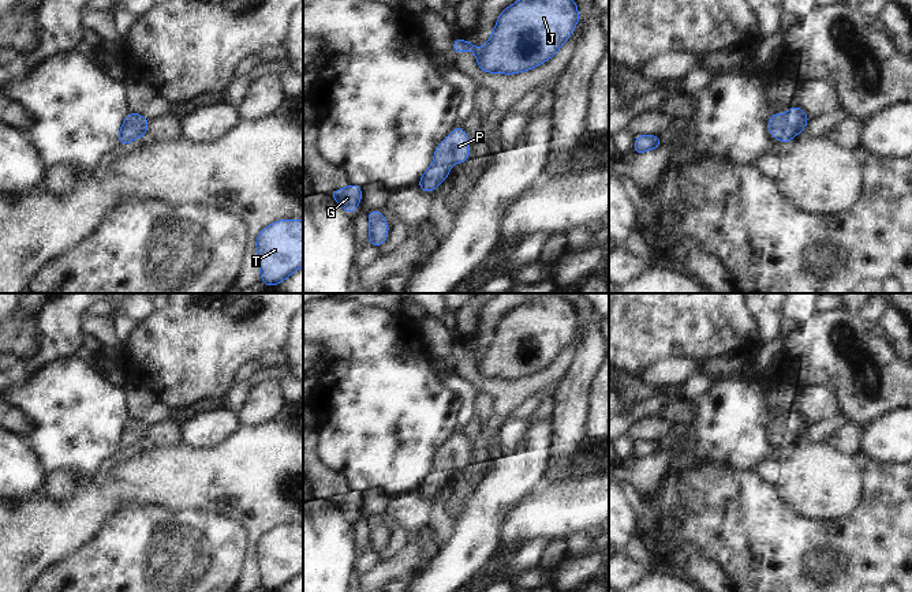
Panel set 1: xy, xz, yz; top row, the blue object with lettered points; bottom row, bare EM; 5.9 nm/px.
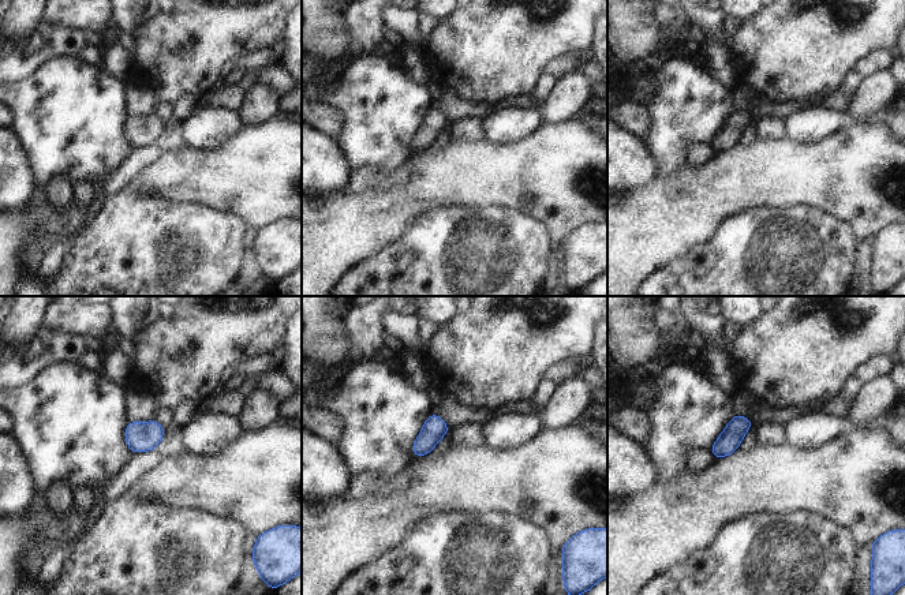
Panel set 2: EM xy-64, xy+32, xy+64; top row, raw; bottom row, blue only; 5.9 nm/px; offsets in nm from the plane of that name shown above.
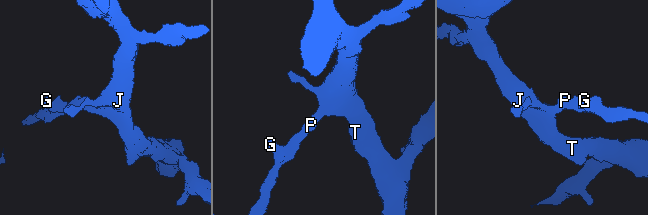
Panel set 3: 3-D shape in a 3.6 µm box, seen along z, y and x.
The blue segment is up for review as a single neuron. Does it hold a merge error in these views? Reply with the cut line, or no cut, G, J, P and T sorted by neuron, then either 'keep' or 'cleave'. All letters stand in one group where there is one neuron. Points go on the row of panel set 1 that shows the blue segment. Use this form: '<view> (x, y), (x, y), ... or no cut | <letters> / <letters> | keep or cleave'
no cut | G J P T | keep

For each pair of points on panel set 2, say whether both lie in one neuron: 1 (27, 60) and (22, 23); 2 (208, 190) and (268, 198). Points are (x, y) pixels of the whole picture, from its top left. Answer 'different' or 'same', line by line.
1: different
2: same

